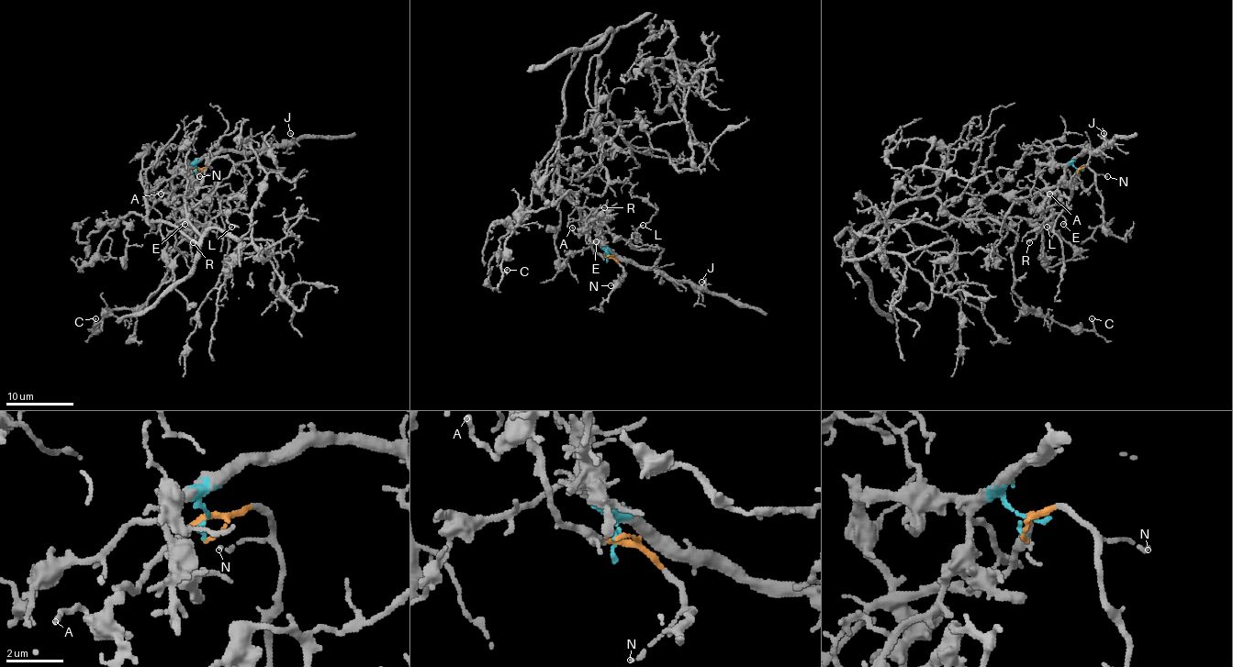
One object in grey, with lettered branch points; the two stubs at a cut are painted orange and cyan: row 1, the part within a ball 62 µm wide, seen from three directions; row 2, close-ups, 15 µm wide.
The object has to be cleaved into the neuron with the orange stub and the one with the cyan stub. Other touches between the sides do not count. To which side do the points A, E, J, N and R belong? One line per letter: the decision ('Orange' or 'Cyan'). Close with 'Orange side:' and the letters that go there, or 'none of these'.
A: Cyan
E: Cyan
J: Cyan
N: Orange
R: Cyan
Orange side: N

